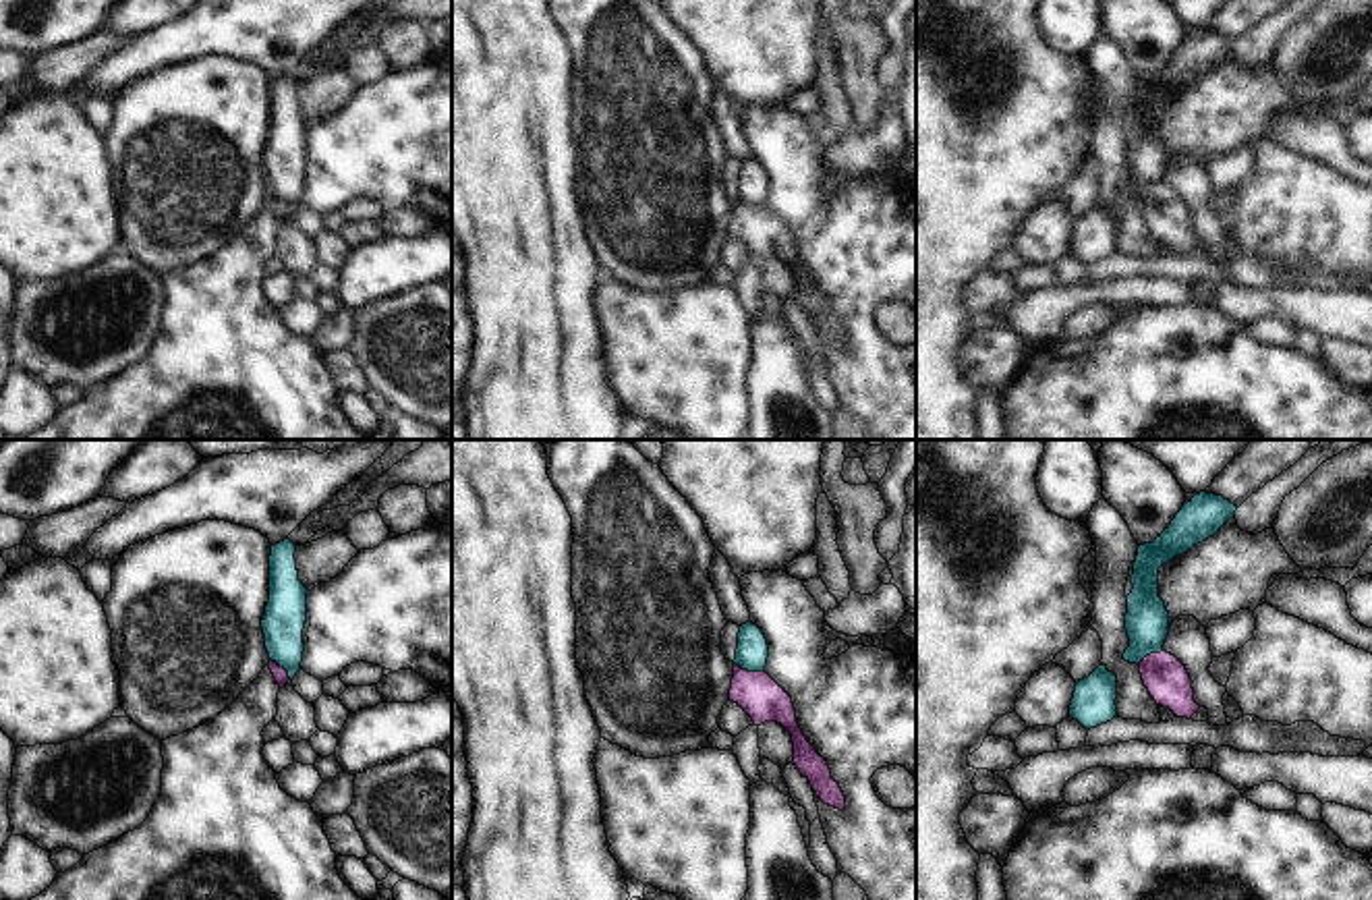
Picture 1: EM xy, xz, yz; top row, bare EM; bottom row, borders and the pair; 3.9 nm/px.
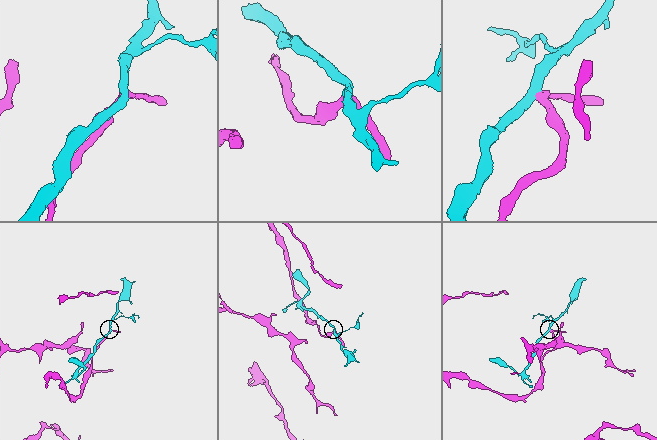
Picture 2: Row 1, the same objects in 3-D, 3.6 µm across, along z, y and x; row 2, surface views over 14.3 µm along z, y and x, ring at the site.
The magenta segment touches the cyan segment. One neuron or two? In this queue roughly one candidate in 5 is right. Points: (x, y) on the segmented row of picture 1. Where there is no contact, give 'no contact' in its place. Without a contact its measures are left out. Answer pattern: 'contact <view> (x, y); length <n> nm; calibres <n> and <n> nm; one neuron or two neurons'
contact xz (747, 670); length 130 nm; calibres 170 and 120 nm; two neurons

